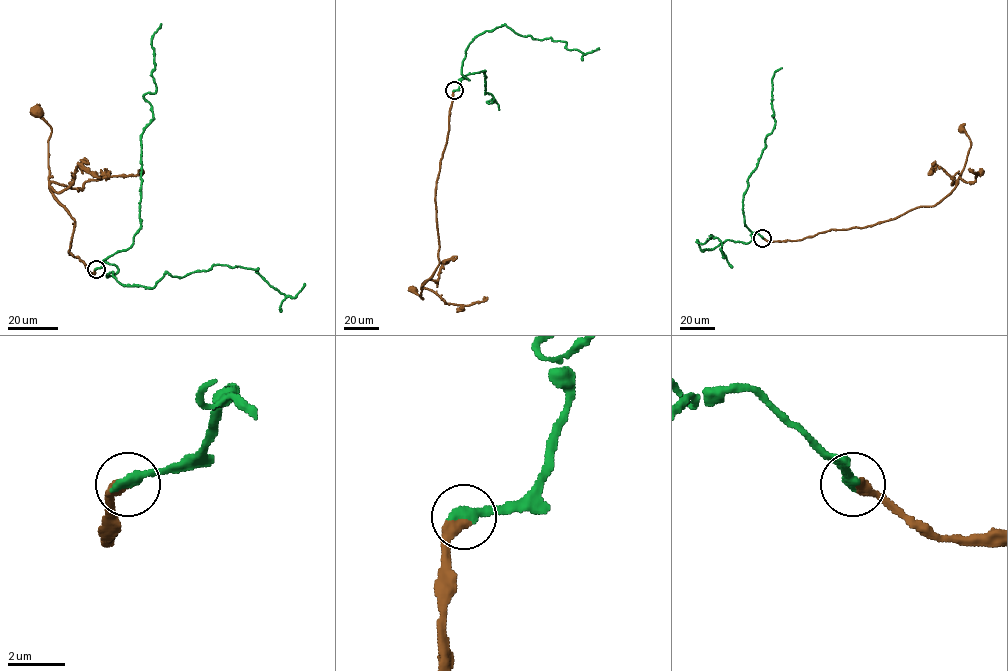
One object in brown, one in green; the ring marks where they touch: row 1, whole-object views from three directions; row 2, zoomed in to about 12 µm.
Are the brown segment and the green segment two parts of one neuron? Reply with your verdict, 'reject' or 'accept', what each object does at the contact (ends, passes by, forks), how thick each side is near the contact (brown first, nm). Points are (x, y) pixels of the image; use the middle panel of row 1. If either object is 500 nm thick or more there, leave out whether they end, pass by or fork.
accept | brown ends | green ends | 440/400 nm

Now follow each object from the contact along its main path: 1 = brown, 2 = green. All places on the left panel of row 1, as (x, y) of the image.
1: (96, 269), (89, 273), (77, 256), (69, 253), (74, 220), (49, 186), (51, 129), (36, 112)
2: (96, 269), (105, 261), (118, 268), (106, 276), (153, 287), (167, 273), (258, 268), (295, 297), (304, 283)

